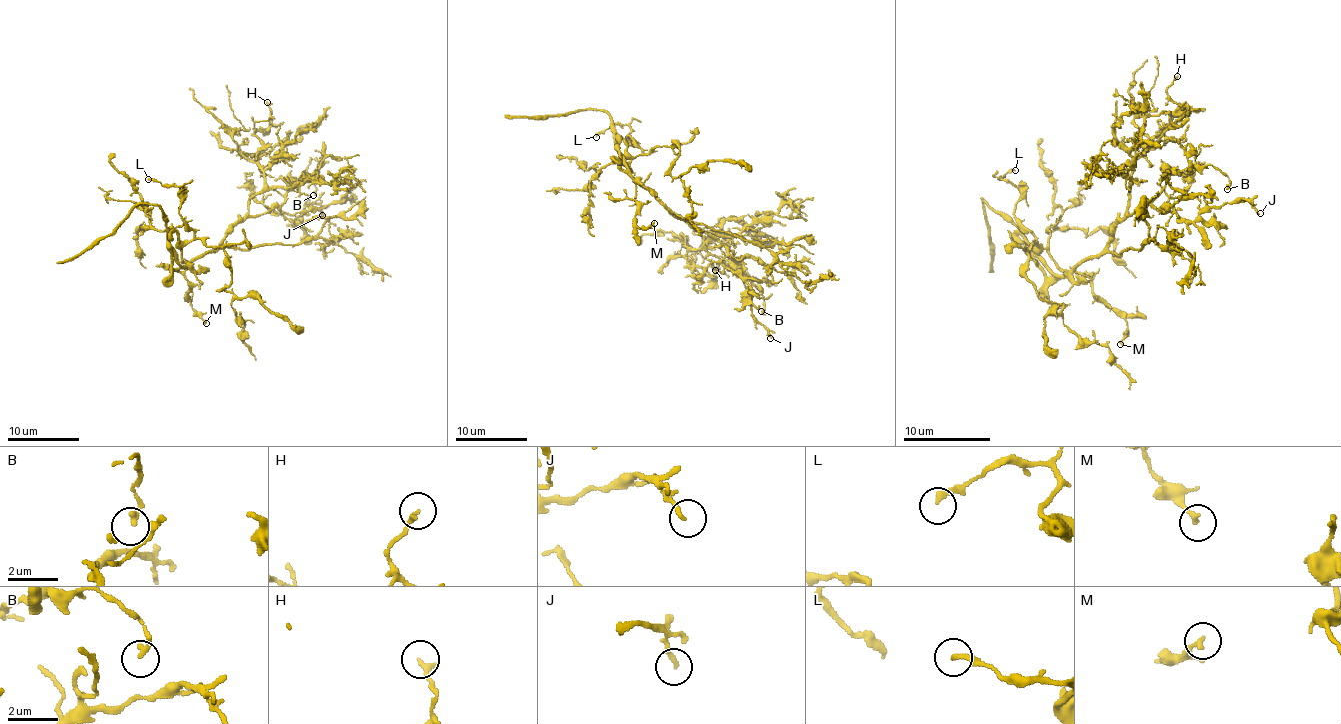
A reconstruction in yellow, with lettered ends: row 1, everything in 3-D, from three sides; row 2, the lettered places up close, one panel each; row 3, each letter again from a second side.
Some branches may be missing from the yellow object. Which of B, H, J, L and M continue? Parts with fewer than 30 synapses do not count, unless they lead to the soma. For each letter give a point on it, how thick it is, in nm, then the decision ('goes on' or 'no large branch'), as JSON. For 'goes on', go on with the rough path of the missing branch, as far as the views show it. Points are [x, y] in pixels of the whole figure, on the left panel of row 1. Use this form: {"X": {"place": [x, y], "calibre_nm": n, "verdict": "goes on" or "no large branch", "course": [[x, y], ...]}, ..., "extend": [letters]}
{"B": {"place": [313, 195], "calibre_nm": 200, "verdict": "no large branch"}, "H": {"place": [267, 102], "calibre_nm": 200, "verdict": "no large branch"}, "J": {"place": [322, 215], "calibre_nm": 160, "verdict": "no large branch"}, "L": {"place": [148, 179], "calibre_nm": 200, "verdict": "no large branch"}, "M": {"place": [206, 323], "calibre_nm": 220, "verdict": "no large branch"}, "extend": []}

